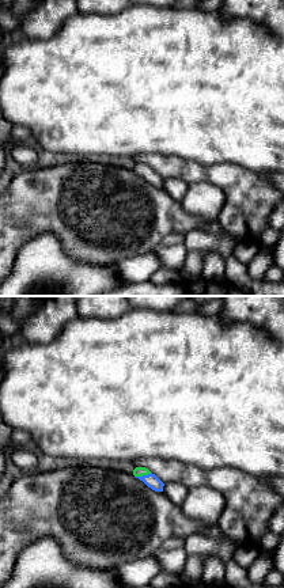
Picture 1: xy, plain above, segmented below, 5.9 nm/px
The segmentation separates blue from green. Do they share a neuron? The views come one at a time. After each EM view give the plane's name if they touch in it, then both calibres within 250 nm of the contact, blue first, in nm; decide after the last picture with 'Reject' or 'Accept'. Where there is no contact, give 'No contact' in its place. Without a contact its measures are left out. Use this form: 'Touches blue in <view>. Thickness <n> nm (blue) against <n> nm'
Touches blue in xy. Thickness 80 nm (blue) against 60 nm

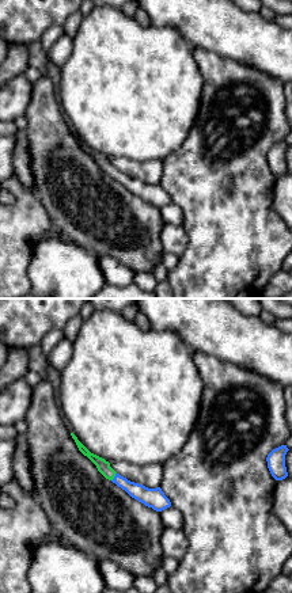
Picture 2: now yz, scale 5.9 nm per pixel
Touches blue in yz. Thickness 110 nm (blue) against 80 nm

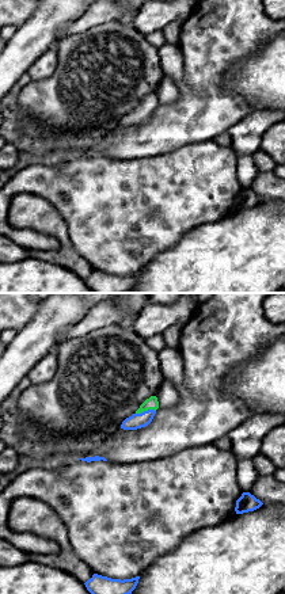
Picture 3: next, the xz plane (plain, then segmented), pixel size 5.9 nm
Touches blue in xz. Thickness 90 nm (blue) against 70 nm

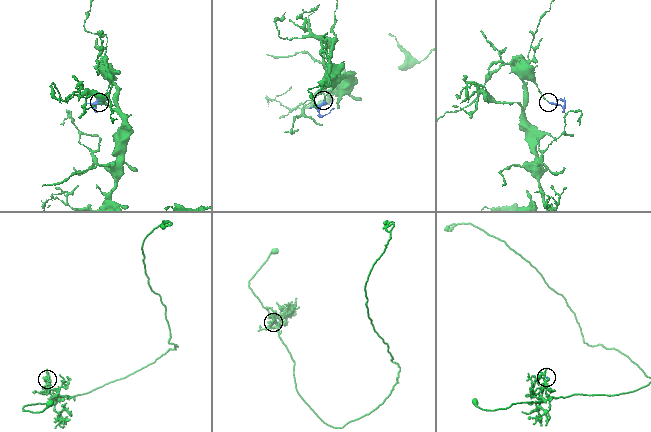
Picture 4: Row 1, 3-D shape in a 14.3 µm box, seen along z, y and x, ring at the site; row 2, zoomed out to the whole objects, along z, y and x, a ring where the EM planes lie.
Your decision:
Accept

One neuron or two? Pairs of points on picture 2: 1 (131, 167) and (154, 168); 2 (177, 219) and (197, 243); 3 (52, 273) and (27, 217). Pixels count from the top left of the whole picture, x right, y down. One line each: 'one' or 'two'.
1: one
2: two
3: two

